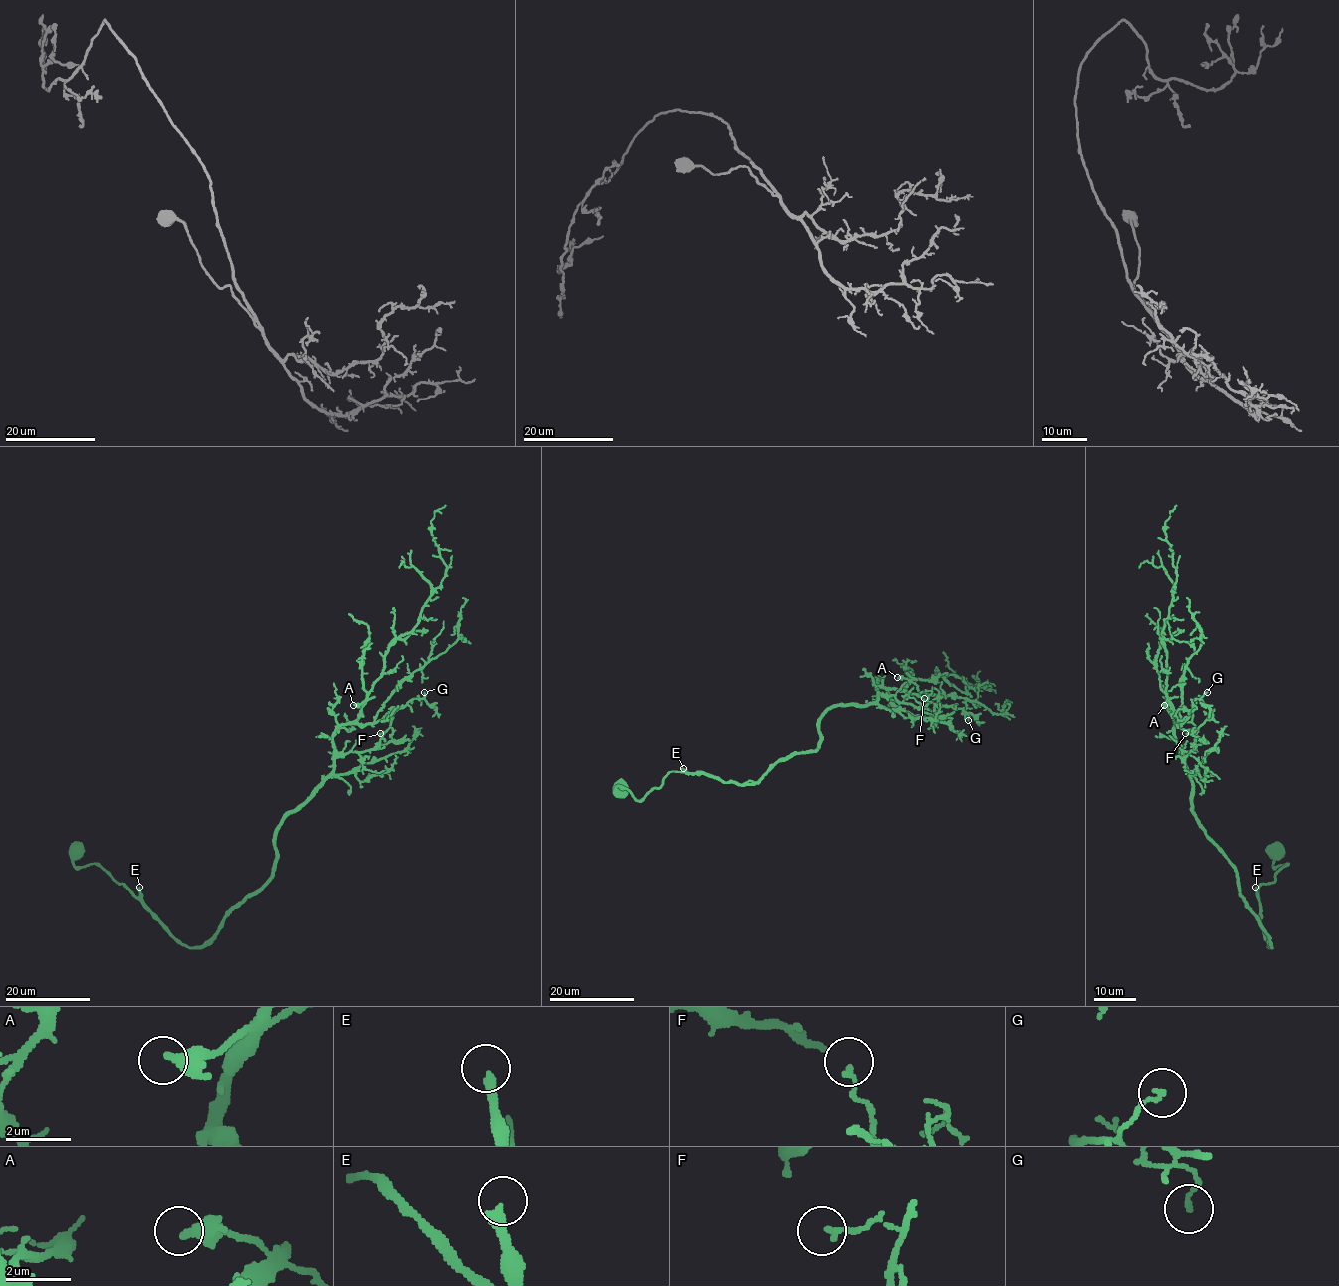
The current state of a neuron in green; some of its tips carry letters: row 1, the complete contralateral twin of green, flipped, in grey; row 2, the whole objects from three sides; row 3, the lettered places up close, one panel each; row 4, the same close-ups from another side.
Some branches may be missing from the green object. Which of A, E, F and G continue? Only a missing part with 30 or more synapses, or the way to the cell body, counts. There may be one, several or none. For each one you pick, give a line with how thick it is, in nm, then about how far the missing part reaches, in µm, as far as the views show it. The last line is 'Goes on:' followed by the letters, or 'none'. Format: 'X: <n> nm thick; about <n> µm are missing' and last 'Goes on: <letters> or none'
E: 320 nm thick; about 250 µm are missing
Goes on: E

